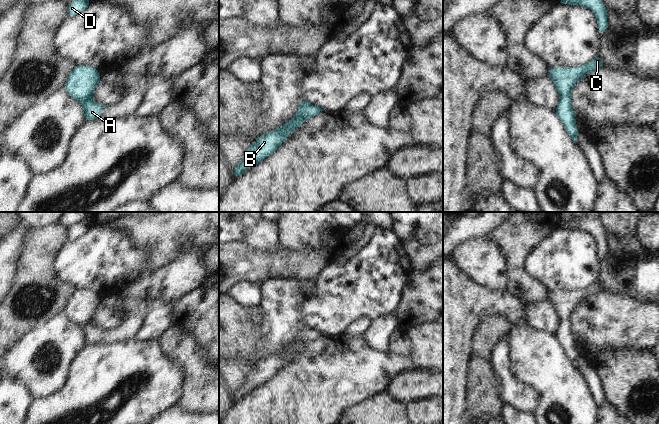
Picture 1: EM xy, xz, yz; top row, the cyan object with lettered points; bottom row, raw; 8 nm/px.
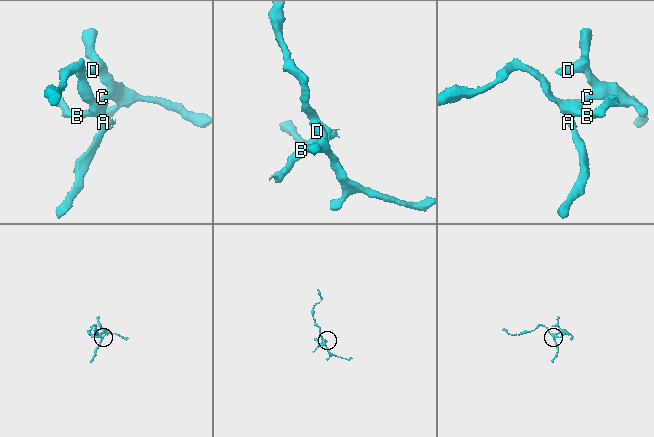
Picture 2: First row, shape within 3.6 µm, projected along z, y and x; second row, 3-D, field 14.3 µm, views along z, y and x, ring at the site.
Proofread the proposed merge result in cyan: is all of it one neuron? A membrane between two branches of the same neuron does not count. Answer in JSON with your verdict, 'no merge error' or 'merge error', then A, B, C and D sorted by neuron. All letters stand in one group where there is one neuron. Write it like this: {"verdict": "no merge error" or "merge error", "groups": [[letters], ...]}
{"verdict": "no merge error", "groups": [["A", "B", "C", "D"]]}

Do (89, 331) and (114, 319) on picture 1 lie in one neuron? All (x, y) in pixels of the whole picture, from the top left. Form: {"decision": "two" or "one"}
{"decision": "two"}

